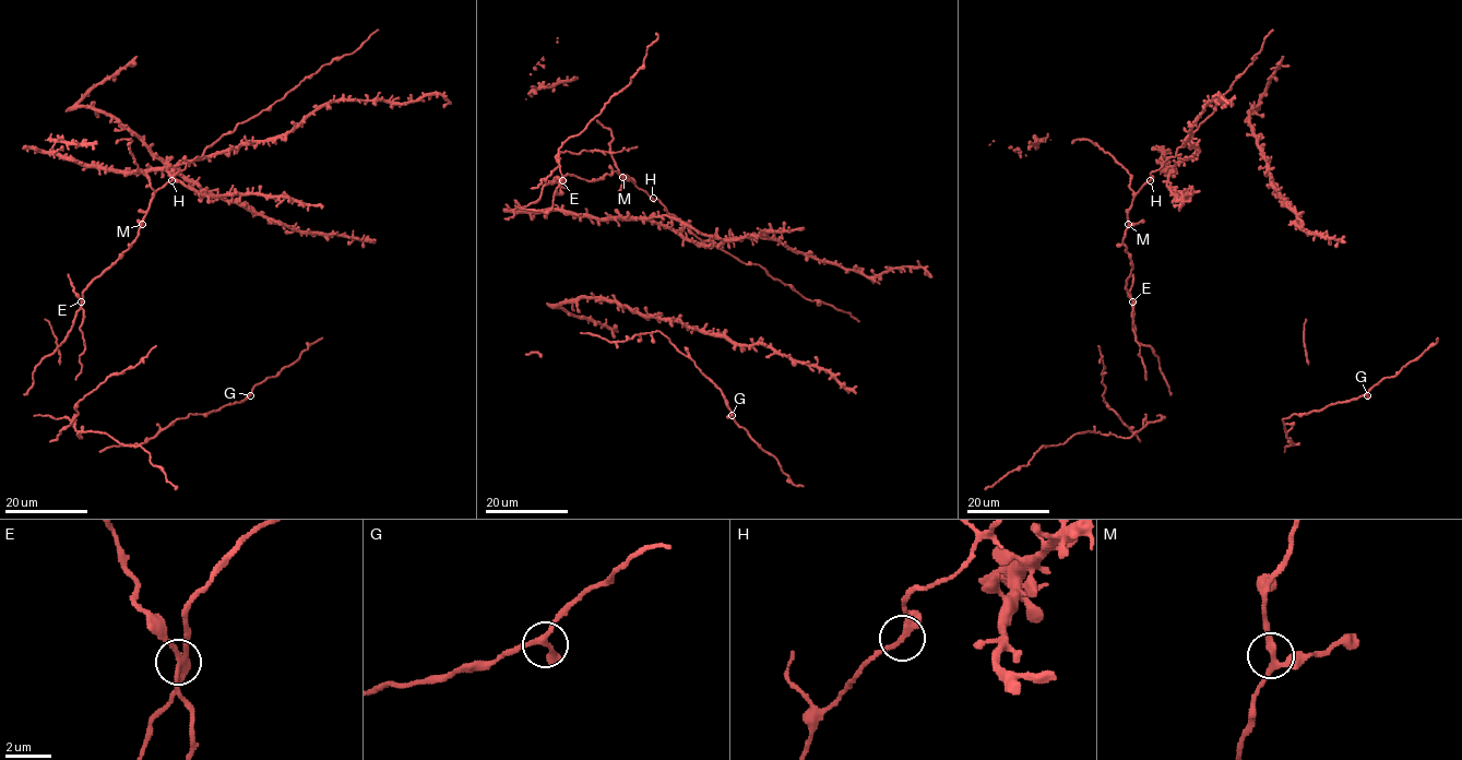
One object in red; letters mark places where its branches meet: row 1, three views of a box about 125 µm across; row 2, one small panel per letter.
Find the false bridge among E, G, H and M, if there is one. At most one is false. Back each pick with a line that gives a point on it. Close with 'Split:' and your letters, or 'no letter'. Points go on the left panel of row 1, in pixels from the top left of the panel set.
E: Place: (81, 301)
Split: E

